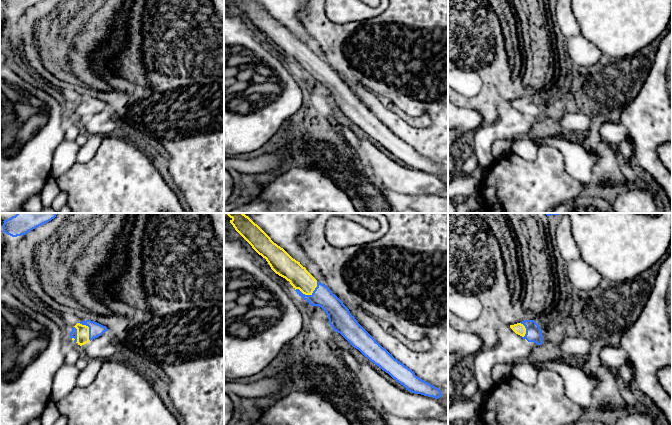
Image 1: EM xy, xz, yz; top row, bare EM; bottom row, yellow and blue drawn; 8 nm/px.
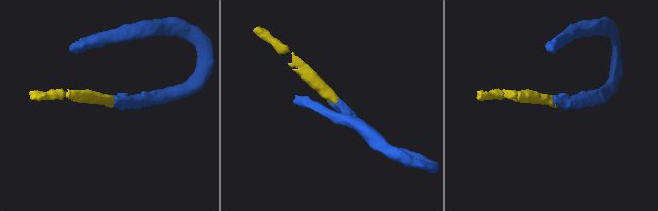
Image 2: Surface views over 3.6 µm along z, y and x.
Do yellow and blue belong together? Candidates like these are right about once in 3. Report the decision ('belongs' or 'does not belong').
belongs

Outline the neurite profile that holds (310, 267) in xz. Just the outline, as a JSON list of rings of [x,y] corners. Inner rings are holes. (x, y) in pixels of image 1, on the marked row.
[[[243,213],[257,224],[278,246],[298,261],[320,283],[324,279],[319,269],[305,255],[299,237],[319,213]]]

